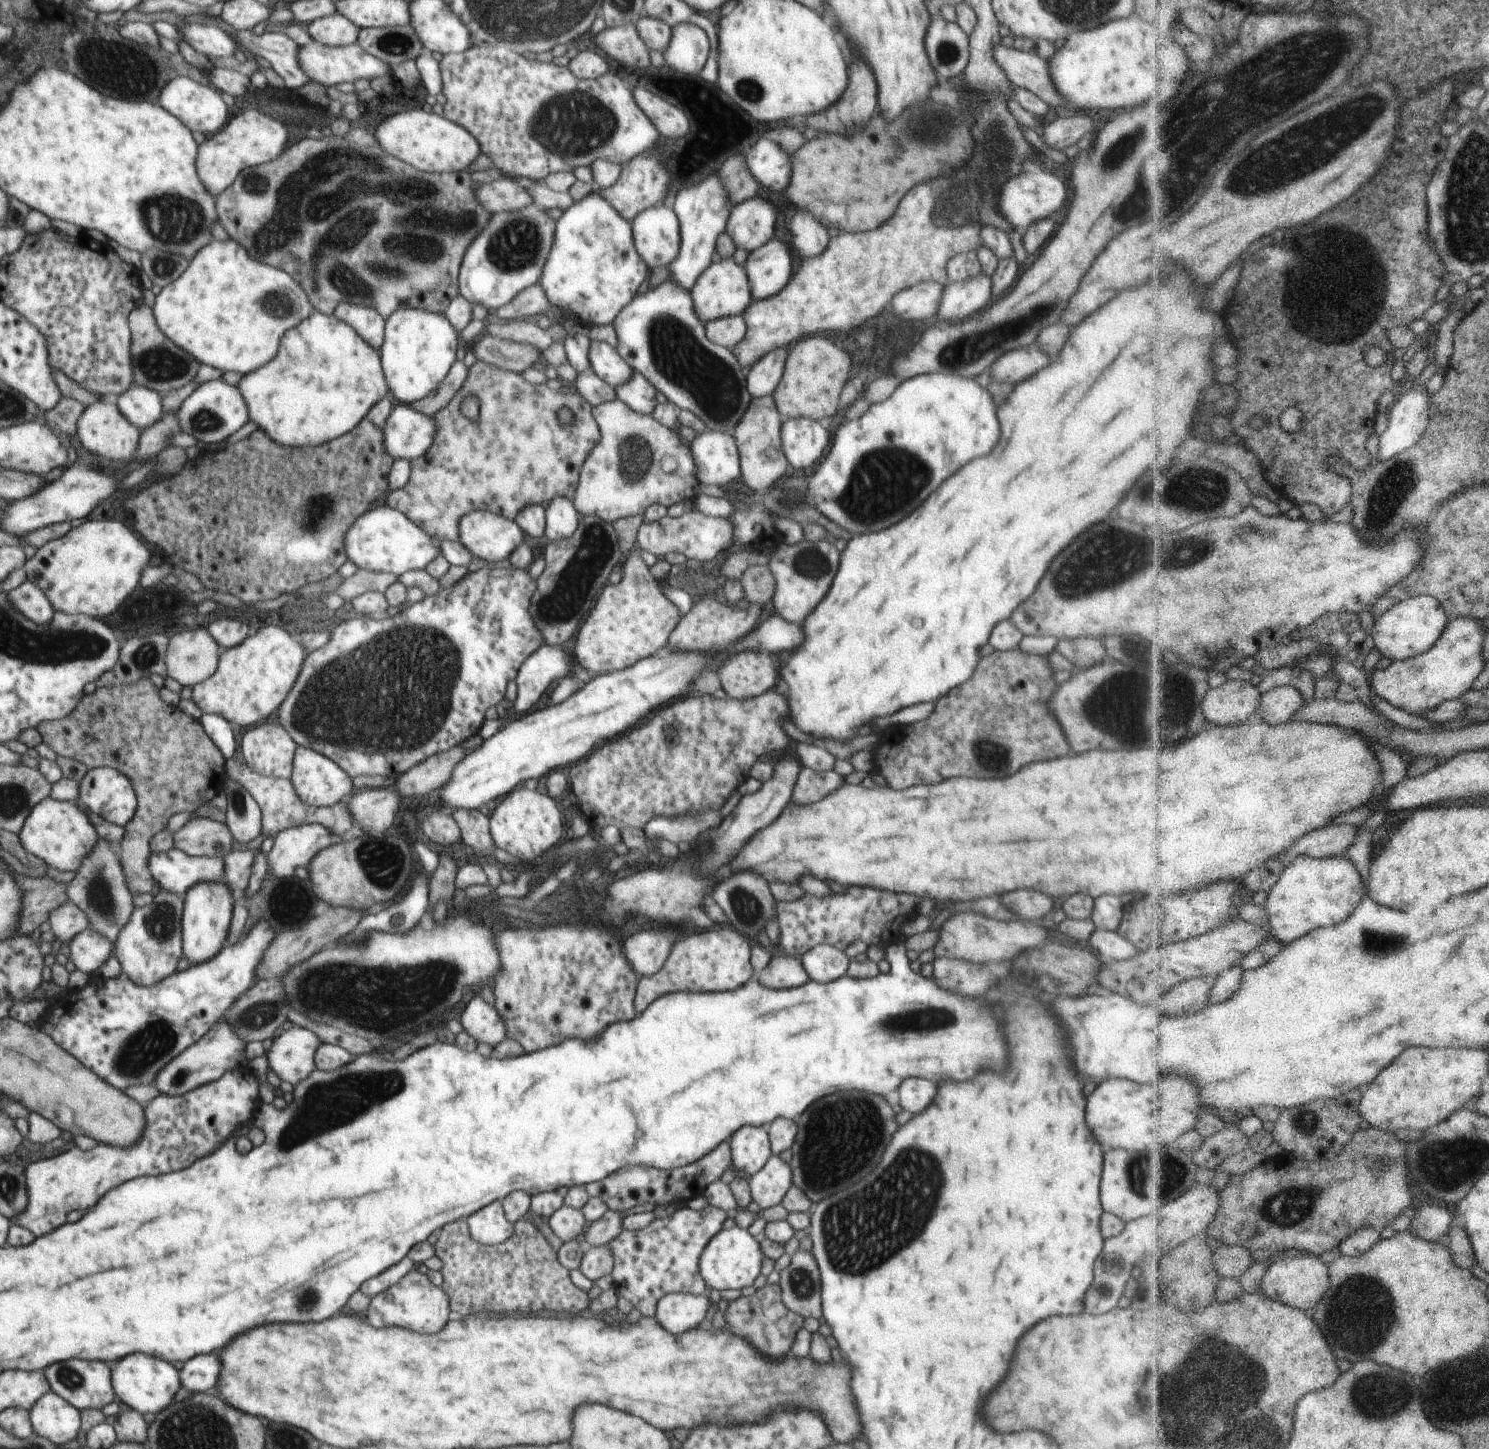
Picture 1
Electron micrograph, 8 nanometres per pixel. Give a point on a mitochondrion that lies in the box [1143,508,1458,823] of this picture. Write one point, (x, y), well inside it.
(1192, 551)

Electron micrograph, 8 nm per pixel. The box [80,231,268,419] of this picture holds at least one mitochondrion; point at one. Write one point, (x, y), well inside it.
(160, 364)

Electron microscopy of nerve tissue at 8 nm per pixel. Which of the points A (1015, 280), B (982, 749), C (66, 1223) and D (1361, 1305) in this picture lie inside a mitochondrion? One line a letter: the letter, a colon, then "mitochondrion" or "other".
A: other
B: mitochondrion
C: other
D: mitochondrion

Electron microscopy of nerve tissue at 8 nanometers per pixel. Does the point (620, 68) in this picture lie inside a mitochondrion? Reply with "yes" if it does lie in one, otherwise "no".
no

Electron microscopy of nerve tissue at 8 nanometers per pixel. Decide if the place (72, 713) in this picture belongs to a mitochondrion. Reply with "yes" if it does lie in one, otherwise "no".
no

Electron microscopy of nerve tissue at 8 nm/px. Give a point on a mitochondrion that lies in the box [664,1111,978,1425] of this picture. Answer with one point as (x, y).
(857, 1229)

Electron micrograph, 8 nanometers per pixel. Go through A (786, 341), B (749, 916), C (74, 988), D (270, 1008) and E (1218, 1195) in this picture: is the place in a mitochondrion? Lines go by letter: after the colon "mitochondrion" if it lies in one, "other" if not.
A: other
B: mitochondrion
C: other
D: mitochondrion
E: other

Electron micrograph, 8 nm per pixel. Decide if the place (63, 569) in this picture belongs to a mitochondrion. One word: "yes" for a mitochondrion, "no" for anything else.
yes

